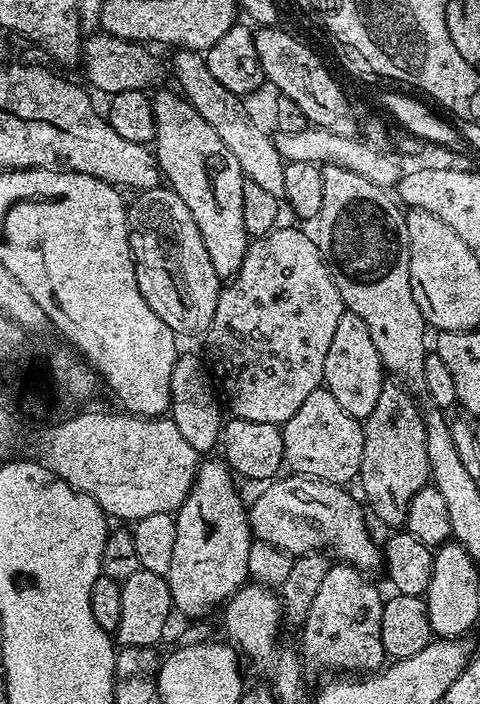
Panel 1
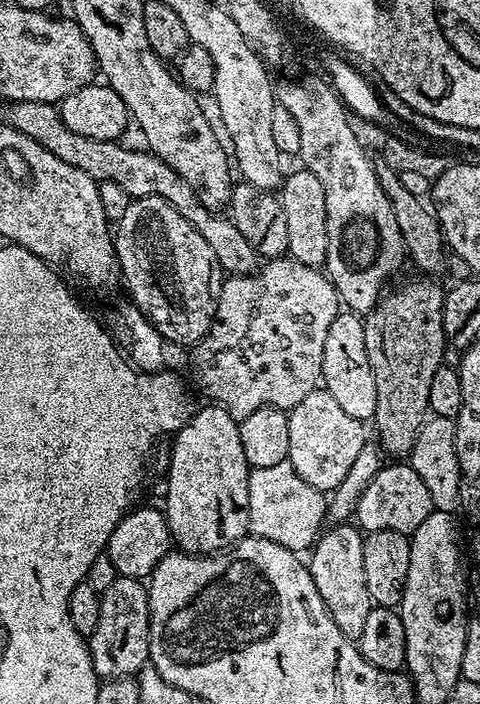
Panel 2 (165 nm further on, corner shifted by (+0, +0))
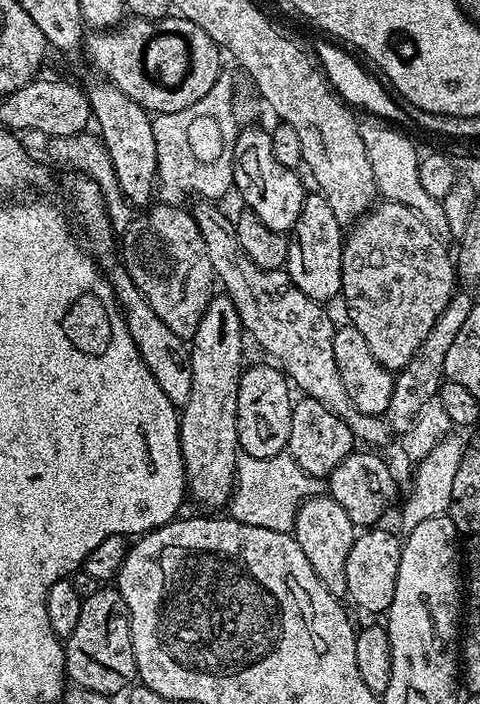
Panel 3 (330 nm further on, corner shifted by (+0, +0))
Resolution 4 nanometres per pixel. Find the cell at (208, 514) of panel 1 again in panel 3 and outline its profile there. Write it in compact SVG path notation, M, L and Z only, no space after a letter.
M216 294L202 314L202 322L198 322L198 330L190 341L192 357L192 385L190 398L182 405L180 417L180 453L184 459L184 482L186 492L201 504L204 510L220 510L232 499L236 484L236 462L240 452L240 443L236 433L238 418L238 386L243 374L244 340L246 333L238 318L238 310L234 310L234 302L226 294Z

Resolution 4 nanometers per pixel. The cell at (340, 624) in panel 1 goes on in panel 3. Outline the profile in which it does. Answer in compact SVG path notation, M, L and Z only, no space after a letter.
M327 494L310 497L297 510L294 535L302 554L306 554L306 562L310 562L314 574L318 574L318 582L326 586L331 596L343 597L346 593L346 557L358 535L357 525L346 518L346 510Z

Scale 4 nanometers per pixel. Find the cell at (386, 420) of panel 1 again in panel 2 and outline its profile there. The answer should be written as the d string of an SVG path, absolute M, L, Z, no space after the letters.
M420 278L413 284L404 284L397 292L389 291L380 303L363 317L366 330L366 354L370 354L370 370L374 370L374 382L378 386L378 406L374 417L376 436L381 448L392 458L404 458L416 445L416 436L429 415L428 399L434 370L445 363L444 347L444 294L445 289L431 284L431 279Z

